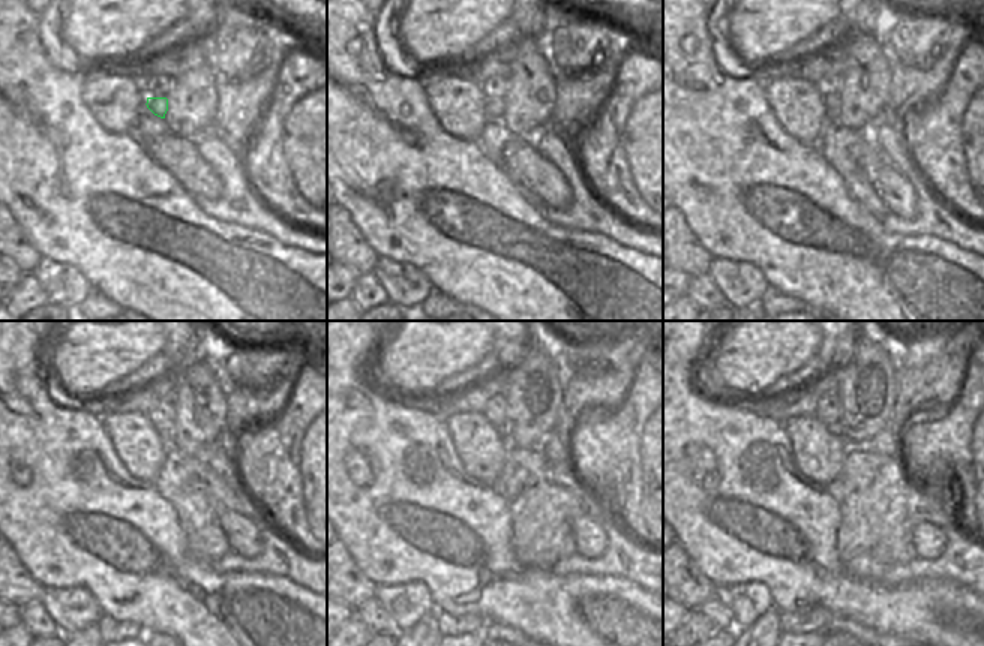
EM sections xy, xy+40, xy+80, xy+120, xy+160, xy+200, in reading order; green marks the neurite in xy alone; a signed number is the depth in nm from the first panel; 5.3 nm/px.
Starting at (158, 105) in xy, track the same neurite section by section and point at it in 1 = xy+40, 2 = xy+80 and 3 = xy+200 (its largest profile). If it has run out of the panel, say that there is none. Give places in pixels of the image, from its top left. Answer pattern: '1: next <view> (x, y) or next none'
1: next xy+40 (494, 105)
2: next xy+80 (831, 101)
3: next xy+200 (834, 427)

